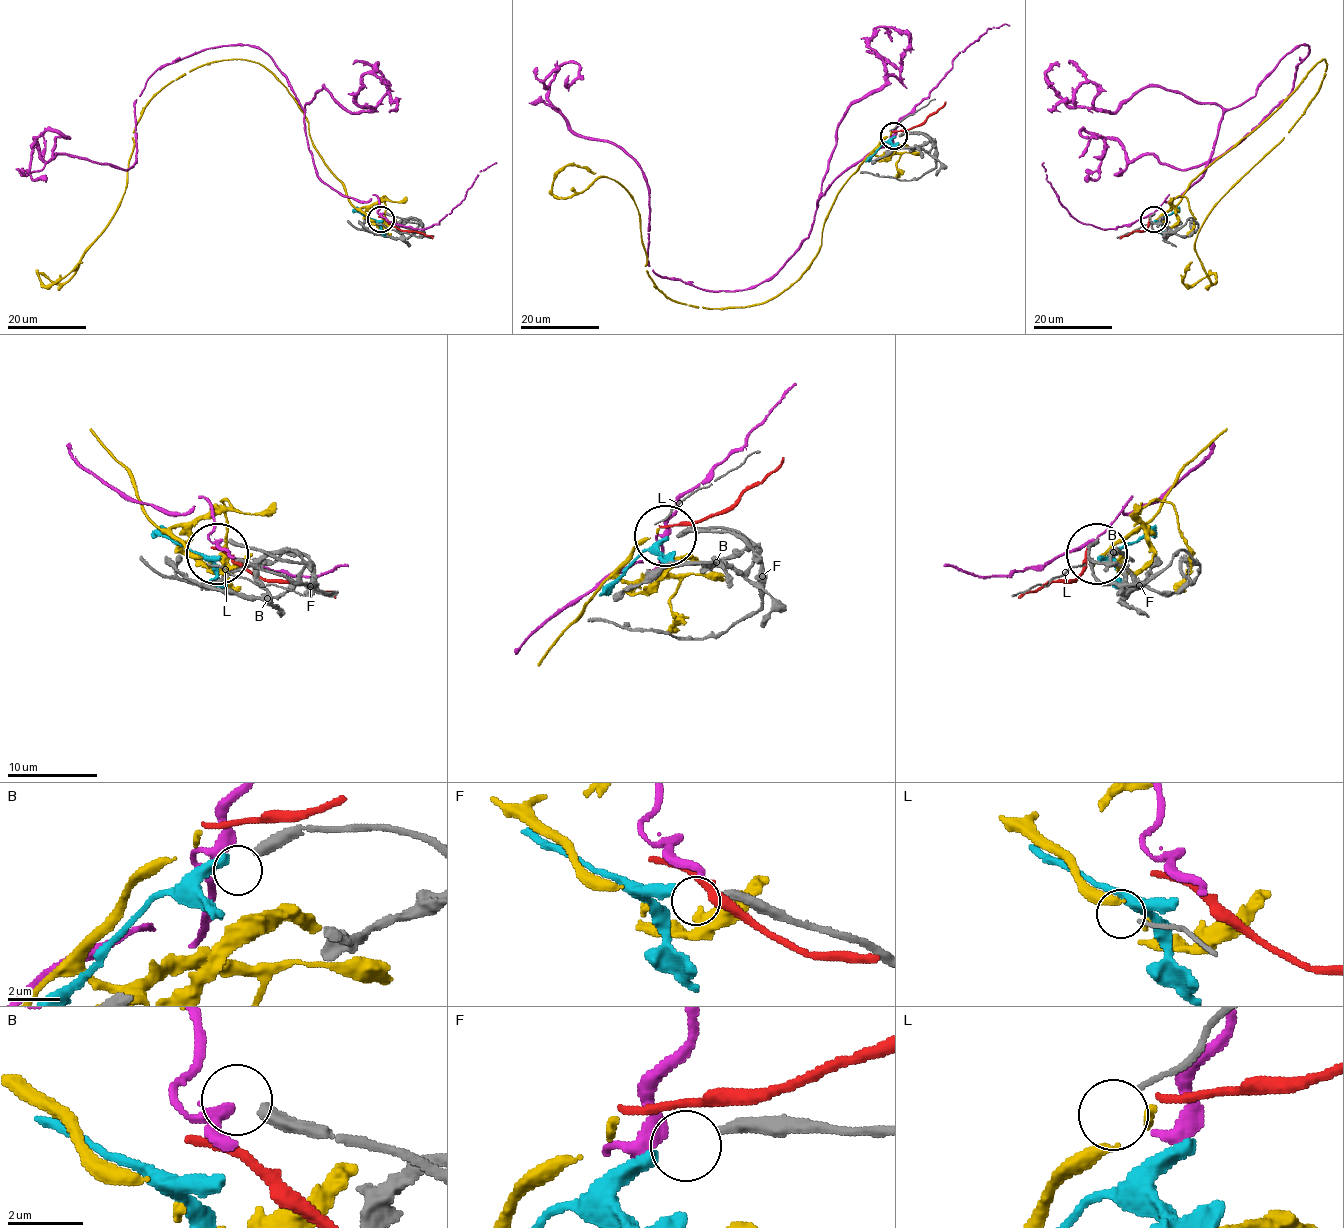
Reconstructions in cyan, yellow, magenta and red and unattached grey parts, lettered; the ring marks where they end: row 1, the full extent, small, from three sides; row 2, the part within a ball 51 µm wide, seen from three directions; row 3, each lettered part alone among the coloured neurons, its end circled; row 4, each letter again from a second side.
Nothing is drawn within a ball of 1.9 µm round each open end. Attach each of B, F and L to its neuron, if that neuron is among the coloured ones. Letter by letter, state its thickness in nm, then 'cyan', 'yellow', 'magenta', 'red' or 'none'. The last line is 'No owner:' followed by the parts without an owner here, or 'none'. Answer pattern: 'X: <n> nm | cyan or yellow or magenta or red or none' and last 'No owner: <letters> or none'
B: 400 nm | none
F: 300 nm | cyan
L: 130 nm | none
No owner: B, L

